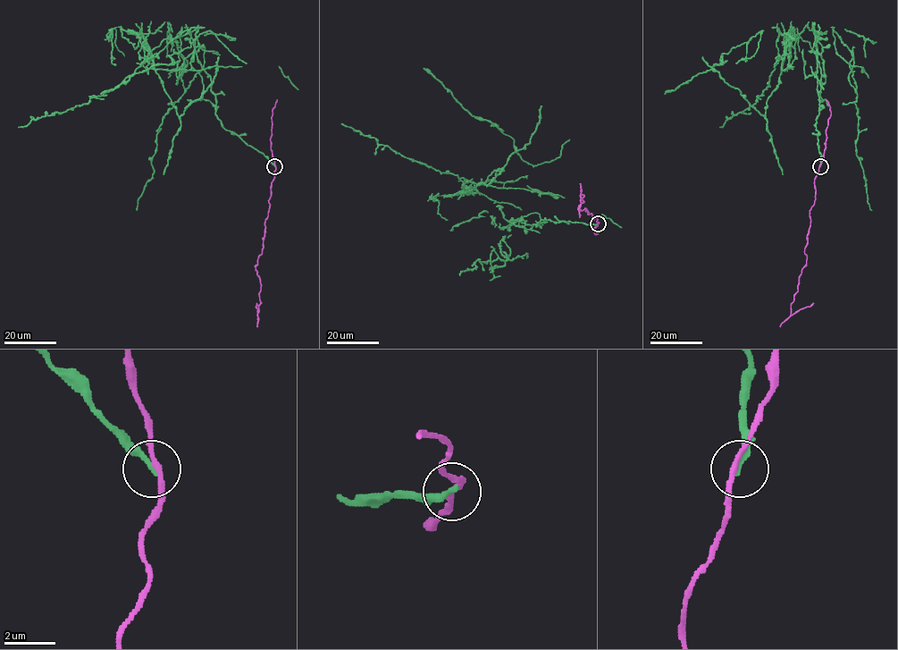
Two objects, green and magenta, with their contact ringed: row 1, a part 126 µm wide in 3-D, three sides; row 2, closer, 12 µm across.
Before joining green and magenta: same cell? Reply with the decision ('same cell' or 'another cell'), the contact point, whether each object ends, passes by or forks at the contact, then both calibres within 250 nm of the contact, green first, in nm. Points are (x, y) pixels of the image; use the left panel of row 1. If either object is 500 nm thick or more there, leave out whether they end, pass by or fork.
another cell | (274, 166) | green ends | magenta passes by | 240/200 nm

